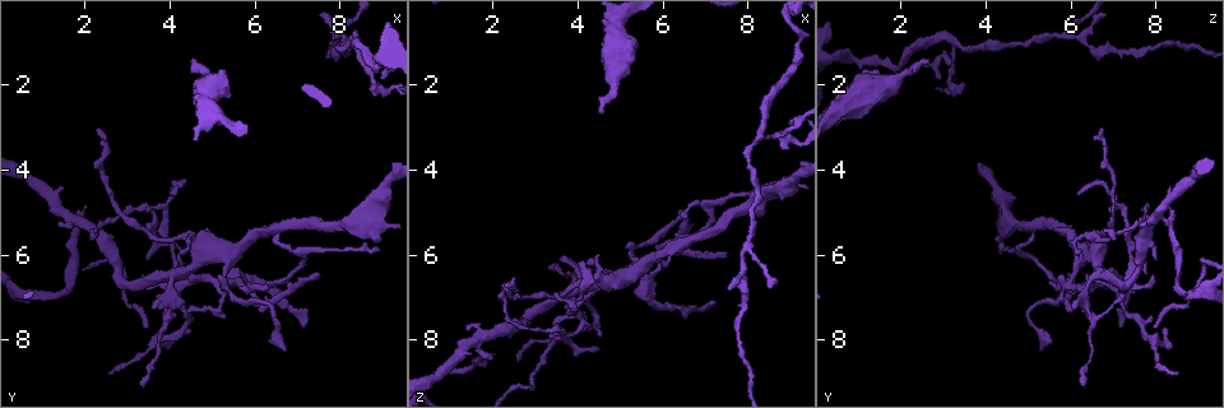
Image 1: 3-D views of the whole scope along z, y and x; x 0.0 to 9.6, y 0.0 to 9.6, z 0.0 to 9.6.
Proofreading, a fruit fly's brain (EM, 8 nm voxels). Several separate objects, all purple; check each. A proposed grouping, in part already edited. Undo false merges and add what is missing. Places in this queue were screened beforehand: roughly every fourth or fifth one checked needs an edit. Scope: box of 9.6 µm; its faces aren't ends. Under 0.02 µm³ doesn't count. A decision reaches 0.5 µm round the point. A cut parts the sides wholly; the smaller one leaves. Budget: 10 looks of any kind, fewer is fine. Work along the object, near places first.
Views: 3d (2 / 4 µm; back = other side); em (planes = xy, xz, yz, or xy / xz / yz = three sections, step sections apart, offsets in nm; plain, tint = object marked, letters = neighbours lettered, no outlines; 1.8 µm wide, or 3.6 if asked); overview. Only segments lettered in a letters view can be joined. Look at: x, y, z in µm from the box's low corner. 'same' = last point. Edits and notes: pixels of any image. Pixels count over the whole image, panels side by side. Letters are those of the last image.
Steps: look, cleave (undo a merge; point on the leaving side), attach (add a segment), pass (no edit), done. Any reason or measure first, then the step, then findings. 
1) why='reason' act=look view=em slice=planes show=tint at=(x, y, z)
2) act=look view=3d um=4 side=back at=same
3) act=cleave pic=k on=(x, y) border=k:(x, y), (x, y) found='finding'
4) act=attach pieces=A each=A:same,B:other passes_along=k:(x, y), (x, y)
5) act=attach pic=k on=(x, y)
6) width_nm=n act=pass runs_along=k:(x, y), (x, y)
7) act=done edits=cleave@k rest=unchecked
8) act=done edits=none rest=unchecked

why='tapers out' act=look view=em slice=yz step=16 show=tint at=(4.45, 7.70, 8.20)

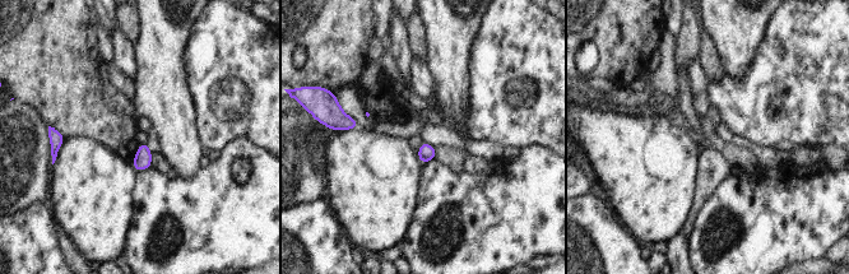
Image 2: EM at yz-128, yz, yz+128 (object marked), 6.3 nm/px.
act=look view=em slice=xz step=8 show=letters at=same

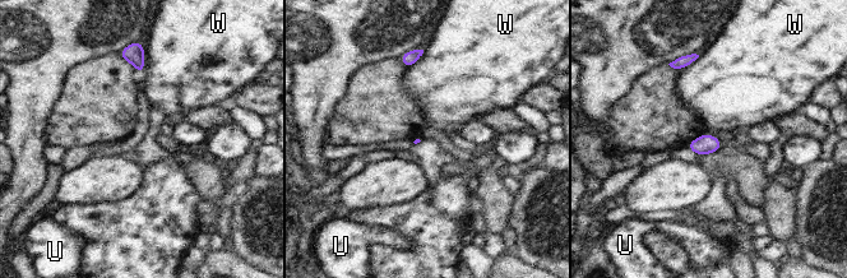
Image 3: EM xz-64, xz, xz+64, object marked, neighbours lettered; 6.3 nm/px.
act=pass each=U:other,W:other border=3:(144, 52), (144, 69), (137, 73) found='no lettered segment goes on from it'

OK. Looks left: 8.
why='thick turns thin' act=look view=3d um=4 at=(4.10, 6.45, 6.65)

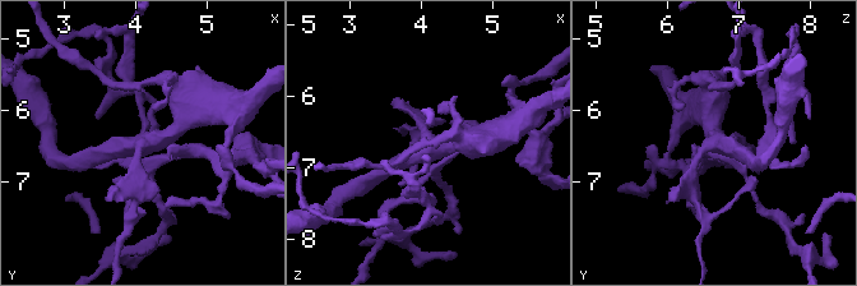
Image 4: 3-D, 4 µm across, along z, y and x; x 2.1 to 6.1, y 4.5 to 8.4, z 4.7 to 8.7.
why='shape alone is not enough' act=look view=em slice=yz step=8 show=tint at=(4.15, 6.50, 6.75)

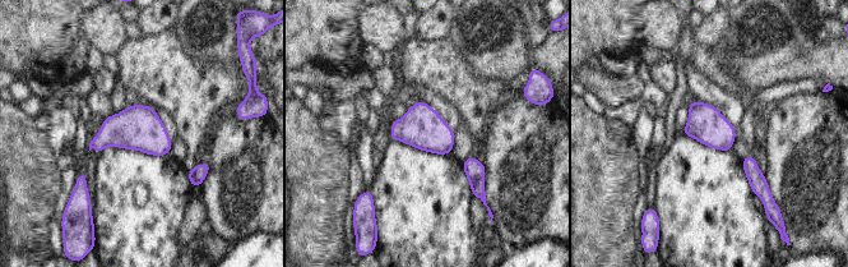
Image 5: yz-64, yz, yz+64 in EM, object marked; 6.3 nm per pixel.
act=look view=em slice=planes show=letters at=same

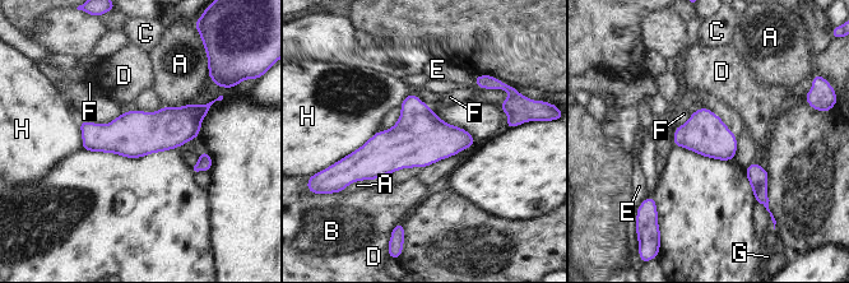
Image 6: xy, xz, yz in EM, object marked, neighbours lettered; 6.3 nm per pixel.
act=pass each=A:other,B:other,C:other,D:other,E:other,F:other,G:other,H:other runs_along=6:(205, 107), (180, 125), (84, 145) found='continuous, no second neuron'

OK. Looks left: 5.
why='branch point' act=look view=3d um=4 at=(7.95, 0.90, 5.85)

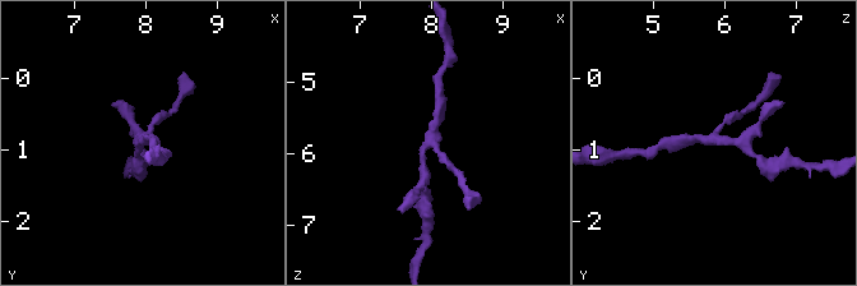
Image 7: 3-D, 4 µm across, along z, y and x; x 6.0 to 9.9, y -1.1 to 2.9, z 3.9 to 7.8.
why='need the tissue' act=look view=em slice=xy step=8 show=tint at=(8.00, 0.85, 5.85)

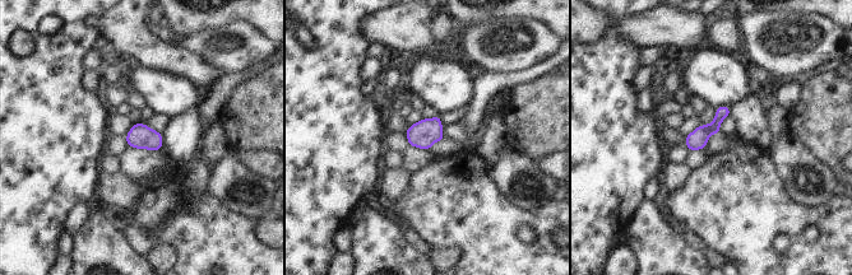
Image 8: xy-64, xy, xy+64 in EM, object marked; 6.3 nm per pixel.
why='what lies round it' act=look view=em slice=xy step=8 show=letters at=same

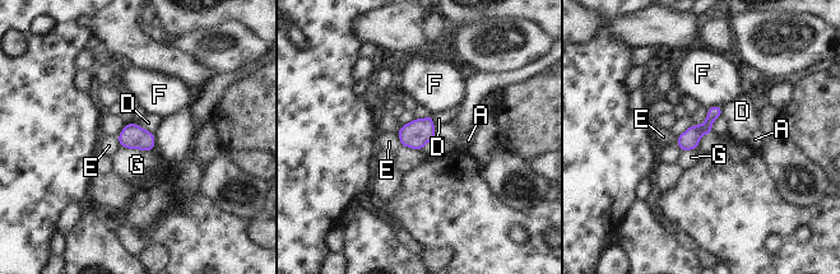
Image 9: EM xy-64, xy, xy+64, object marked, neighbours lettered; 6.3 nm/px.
act=pass each=A:other,D:other,E:other,F:other,G:other border=9:(119, 145), (149, 152) found='continuous, no second neuron'

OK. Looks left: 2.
why='three arms meet' act=look view=em slice=xz step=4 show=letters at=(8.95, 1.35, 3.05)

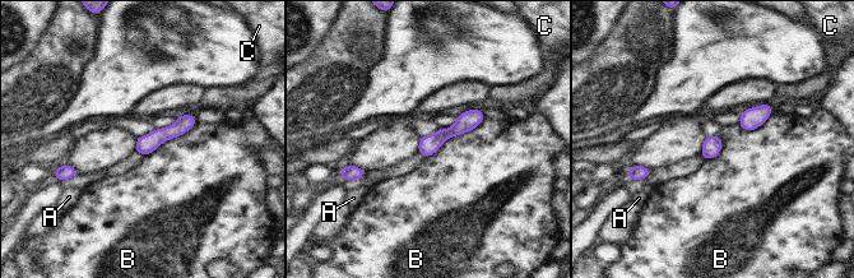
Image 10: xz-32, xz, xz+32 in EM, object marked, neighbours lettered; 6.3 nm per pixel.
act=pass each=A:other,B:other,C:other found='continuous, no second neuron'

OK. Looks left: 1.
act=done edits=none rest=unchecked

